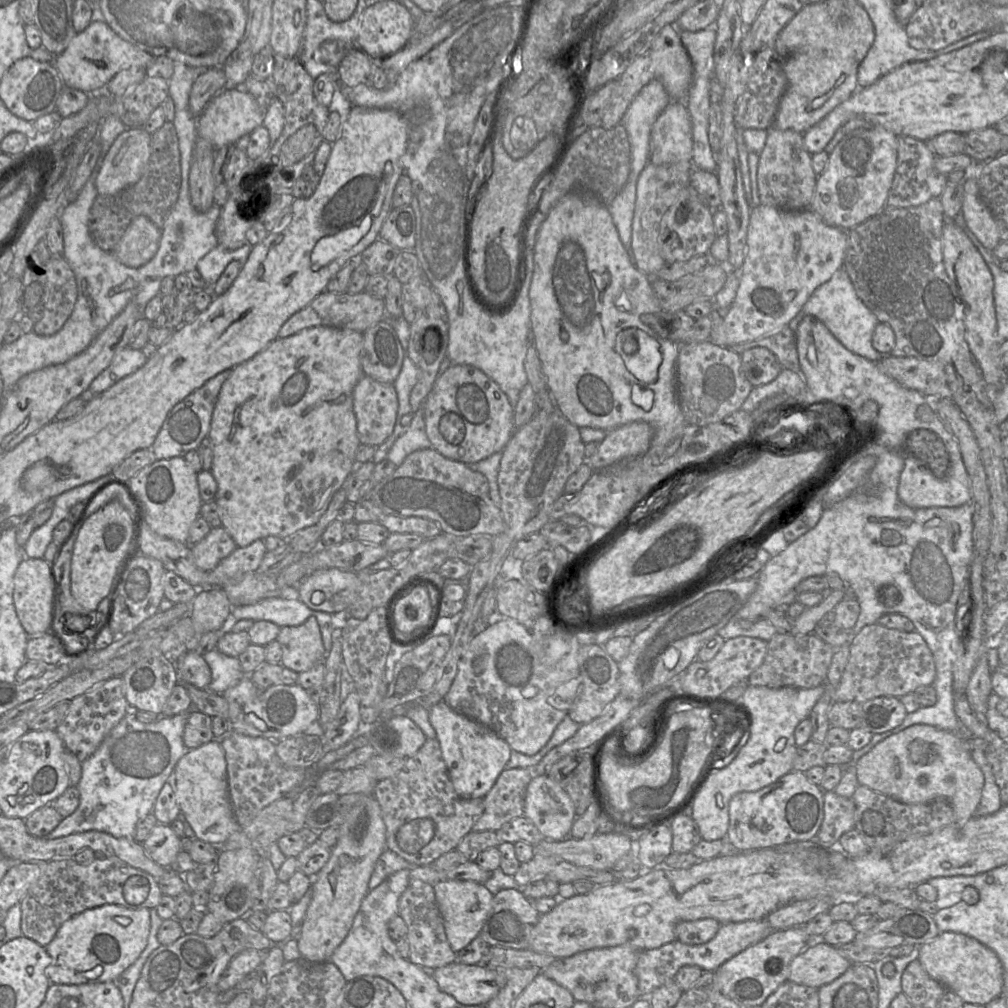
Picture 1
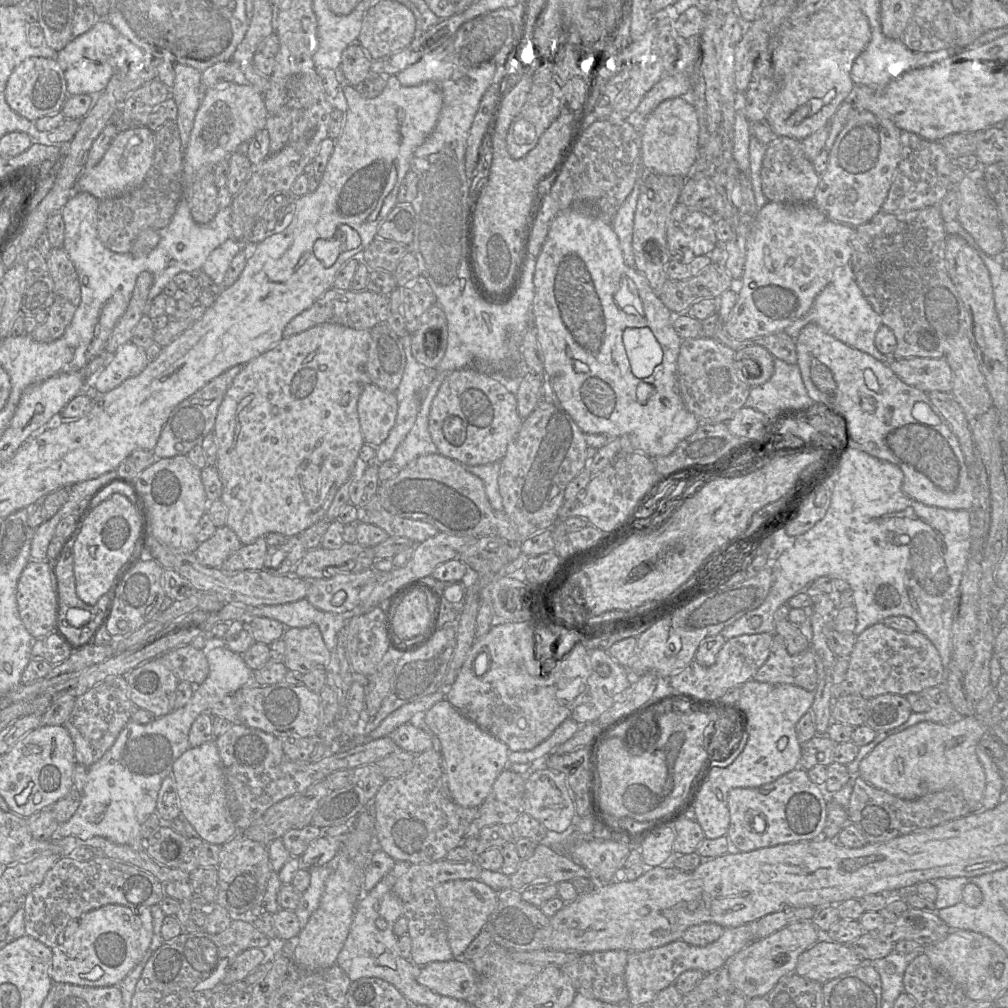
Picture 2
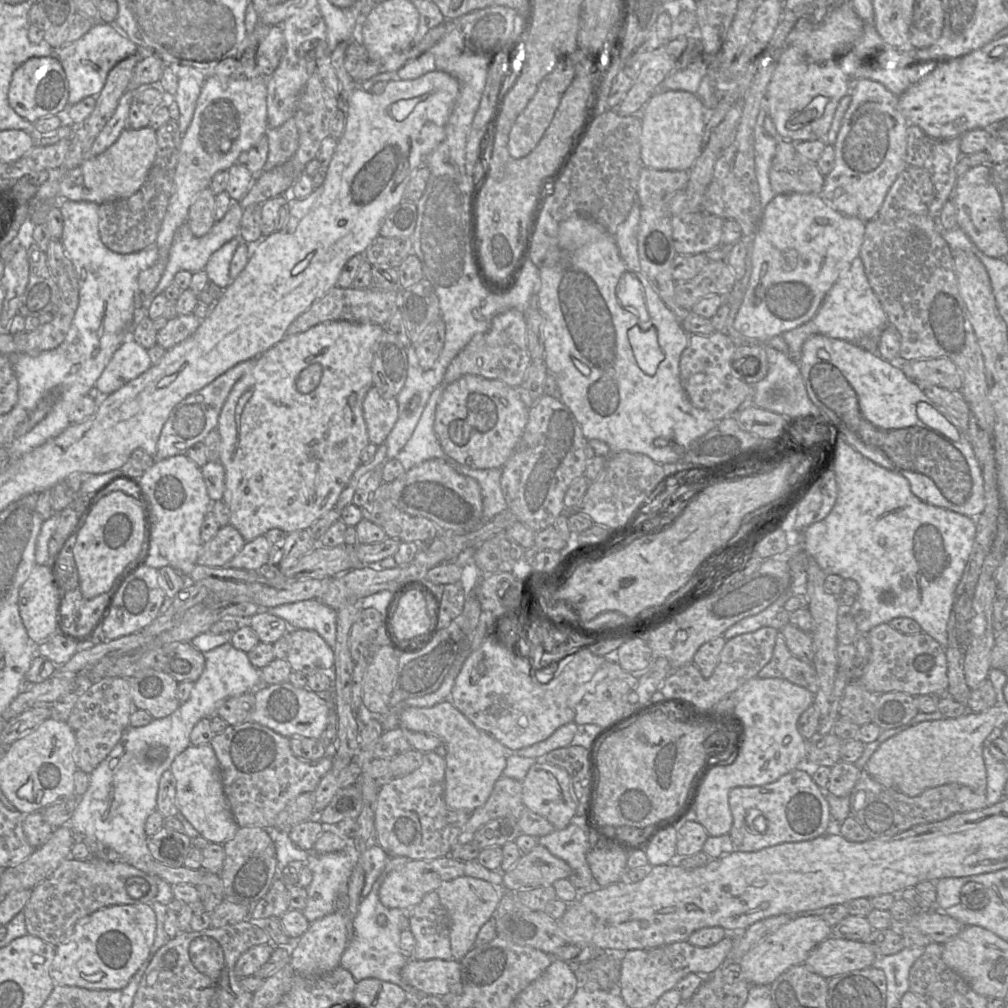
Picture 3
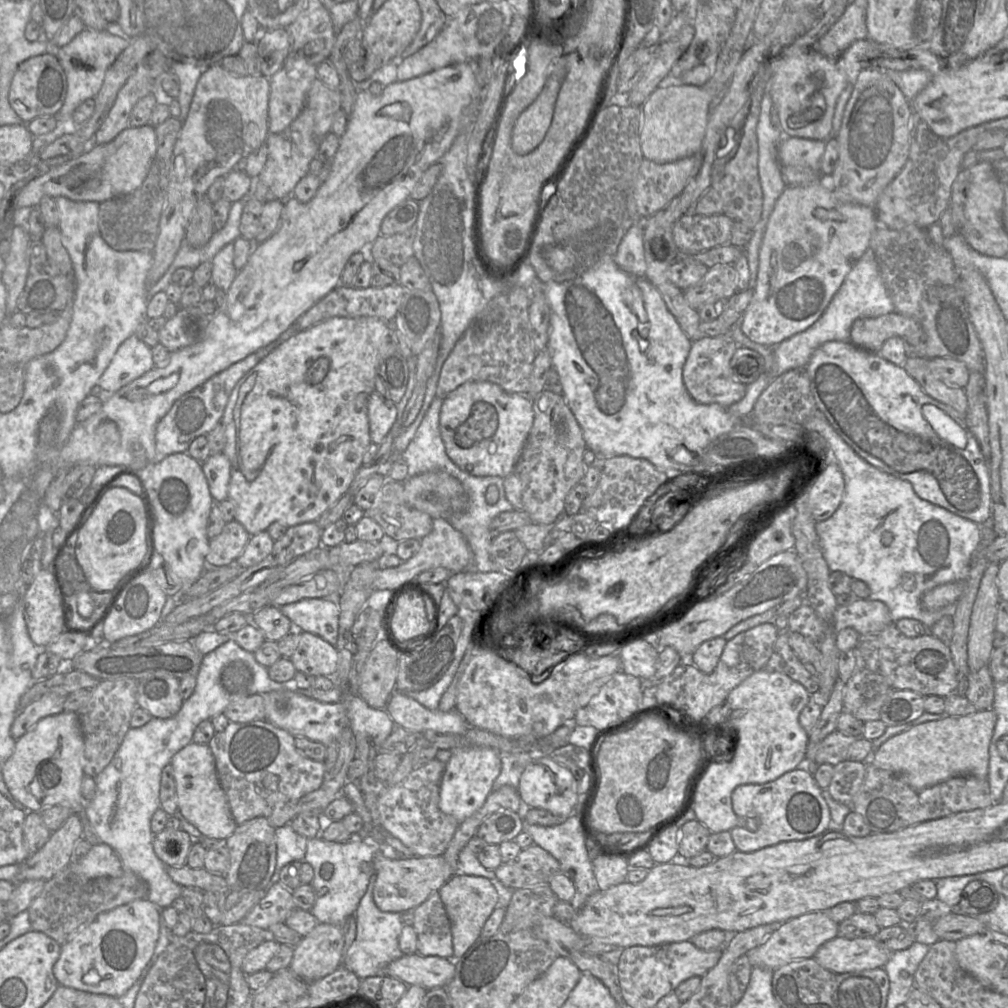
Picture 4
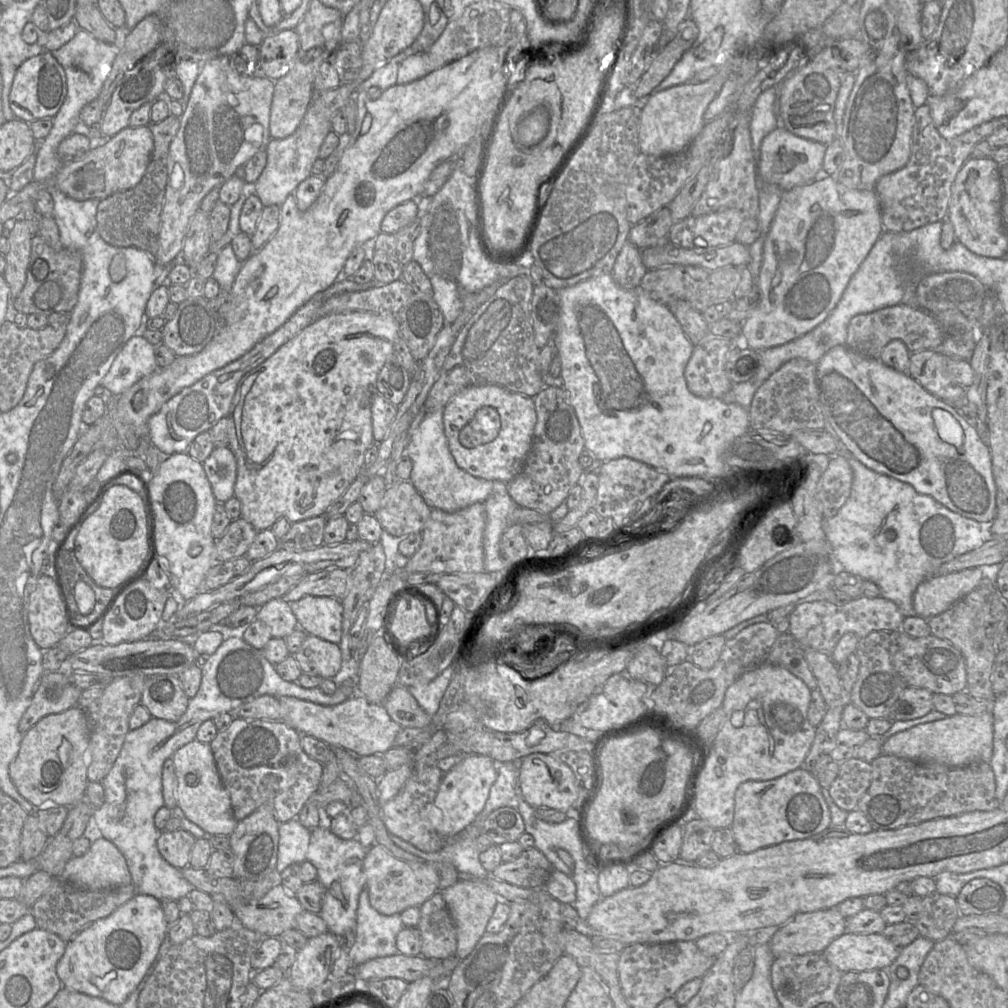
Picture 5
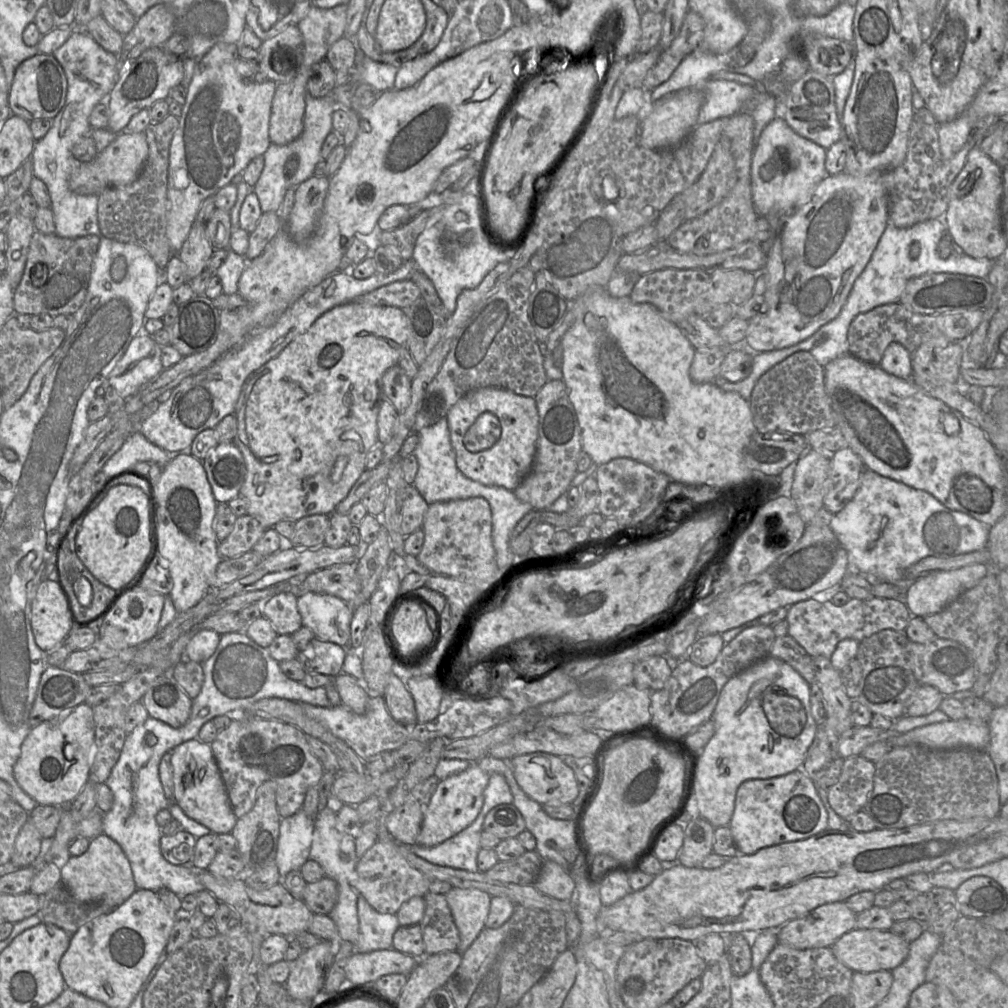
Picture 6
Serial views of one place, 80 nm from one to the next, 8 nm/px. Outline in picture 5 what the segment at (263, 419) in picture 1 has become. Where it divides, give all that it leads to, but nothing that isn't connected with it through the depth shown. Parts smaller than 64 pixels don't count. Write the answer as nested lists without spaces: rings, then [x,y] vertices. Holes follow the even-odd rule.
[[[355,311],[327,315],[317,318],[241,379],[228,414],[229,448],[237,461],[234,497],[241,503],[241,518],[250,523],[257,532],[270,529],[280,518],[294,523],[324,515],[362,473],[365,453],[374,444],[371,405],[374,397],[379,394],[377,377],[387,358],[394,352],[394,342],[399,336],[398,315],[392,313]]]

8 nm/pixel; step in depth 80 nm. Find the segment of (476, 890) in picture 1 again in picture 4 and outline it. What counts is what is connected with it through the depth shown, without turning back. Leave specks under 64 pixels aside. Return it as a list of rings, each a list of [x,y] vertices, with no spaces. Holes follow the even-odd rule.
[[[460,873],[454,874],[439,894],[451,922],[454,959],[459,959],[480,938],[484,924],[497,907],[499,895],[489,879]]]

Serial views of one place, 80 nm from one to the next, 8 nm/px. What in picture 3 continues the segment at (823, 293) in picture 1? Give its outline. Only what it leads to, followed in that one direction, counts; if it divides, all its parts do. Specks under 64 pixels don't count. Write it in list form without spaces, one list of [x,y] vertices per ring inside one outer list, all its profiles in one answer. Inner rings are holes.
[[[857,256],[828,291],[816,315],[807,323],[783,333],[782,337],[788,345],[788,357],[799,362],[804,342],[816,334],[844,340],[878,353],[880,335],[888,325],[887,315],[868,282],[861,258]]]

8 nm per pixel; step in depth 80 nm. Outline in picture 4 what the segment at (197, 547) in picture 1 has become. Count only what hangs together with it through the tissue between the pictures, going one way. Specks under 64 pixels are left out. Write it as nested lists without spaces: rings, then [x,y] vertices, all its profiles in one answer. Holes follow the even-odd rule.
[[[236,520],[226,523],[221,533],[209,540],[209,552],[205,557],[207,567],[235,563],[250,537],[243,525]]]

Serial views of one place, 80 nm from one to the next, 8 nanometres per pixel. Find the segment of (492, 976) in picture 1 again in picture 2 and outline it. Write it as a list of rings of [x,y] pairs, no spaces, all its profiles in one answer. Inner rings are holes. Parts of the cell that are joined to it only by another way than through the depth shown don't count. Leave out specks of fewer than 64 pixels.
[[[463,959],[419,967],[417,982],[441,996],[468,1003],[477,993],[477,976],[470,963]]]

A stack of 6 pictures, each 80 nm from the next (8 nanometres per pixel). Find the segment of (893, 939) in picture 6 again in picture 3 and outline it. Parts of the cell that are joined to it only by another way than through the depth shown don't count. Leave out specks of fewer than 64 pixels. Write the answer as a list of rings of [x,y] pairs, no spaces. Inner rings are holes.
[[[828,937],[811,950],[803,964],[829,979],[873,965],[876,954],[863,942]]]

